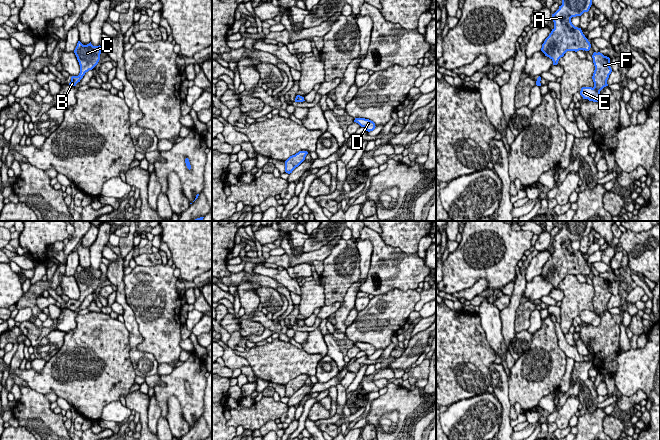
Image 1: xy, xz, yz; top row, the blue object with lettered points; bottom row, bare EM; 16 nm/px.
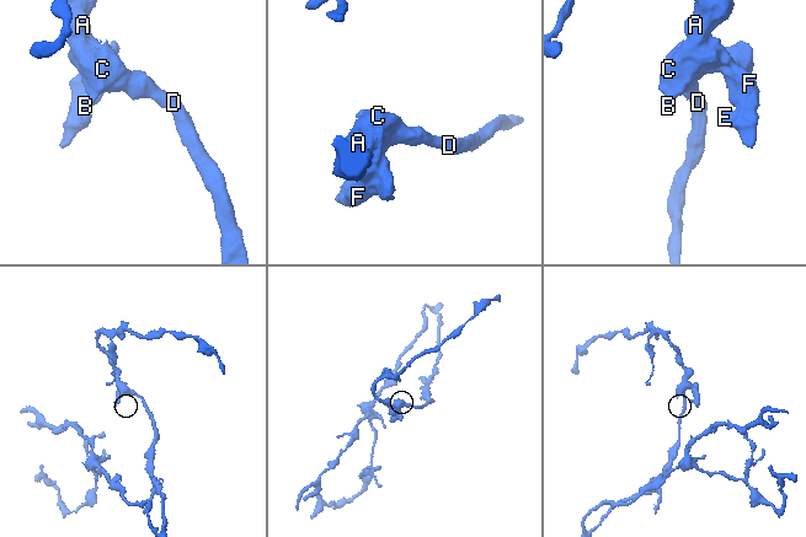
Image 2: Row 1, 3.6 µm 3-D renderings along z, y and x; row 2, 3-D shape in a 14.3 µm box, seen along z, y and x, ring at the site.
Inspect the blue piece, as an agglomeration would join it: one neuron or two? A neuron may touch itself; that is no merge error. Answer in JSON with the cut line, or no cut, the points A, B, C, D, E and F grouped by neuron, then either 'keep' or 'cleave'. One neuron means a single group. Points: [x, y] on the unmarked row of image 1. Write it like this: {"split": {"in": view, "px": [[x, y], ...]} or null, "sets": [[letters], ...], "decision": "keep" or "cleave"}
{"split": null, "sets": [["A", "B", "C", "D", "E", "F"]], "decision": "keep"}

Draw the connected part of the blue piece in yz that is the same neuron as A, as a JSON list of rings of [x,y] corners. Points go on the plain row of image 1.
[[[563,221],[562,229],[552,238],[554,252],[542,268],[541,275],[557,289],[567,275],[589,275],[591,268],[581,252],[575,251],[571,242],[588,236],[591,221]]]

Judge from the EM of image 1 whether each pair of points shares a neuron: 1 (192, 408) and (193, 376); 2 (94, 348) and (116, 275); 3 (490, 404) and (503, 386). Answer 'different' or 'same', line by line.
1: same
2: different
3: different

